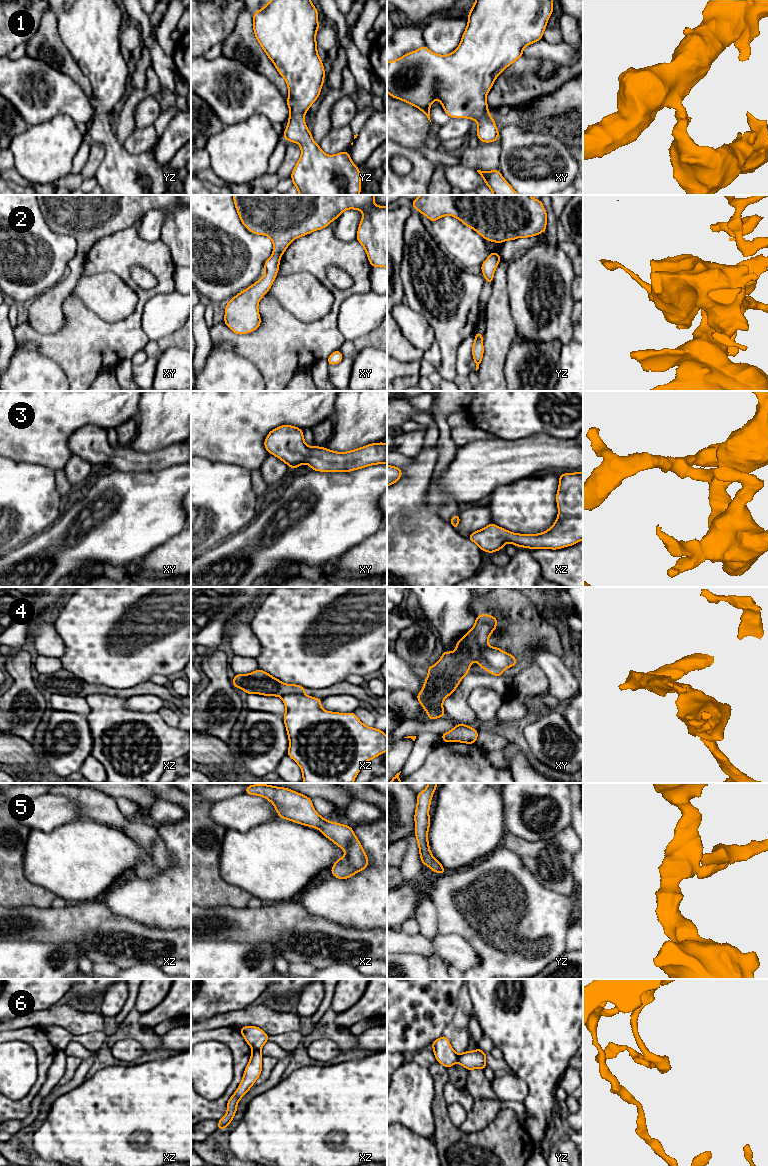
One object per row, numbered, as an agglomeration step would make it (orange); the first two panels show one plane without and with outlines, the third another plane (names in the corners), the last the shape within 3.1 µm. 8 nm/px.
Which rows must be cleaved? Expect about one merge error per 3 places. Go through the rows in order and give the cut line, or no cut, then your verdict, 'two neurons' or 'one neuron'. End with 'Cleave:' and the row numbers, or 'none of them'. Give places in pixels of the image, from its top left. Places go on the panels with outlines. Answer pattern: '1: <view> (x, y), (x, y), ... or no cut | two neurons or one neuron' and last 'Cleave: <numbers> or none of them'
1: no cut | one neuron
2: no cut | one neuron
3: no cut | one neuron
4: xy (484, 647), (482, 651), (483, 657), (490, 664), (502, 670) | two neurons
5: no cut | one neuron
6: xz (252, 1049), (259, 1050) | two neurons
Cleave: 4, 6

